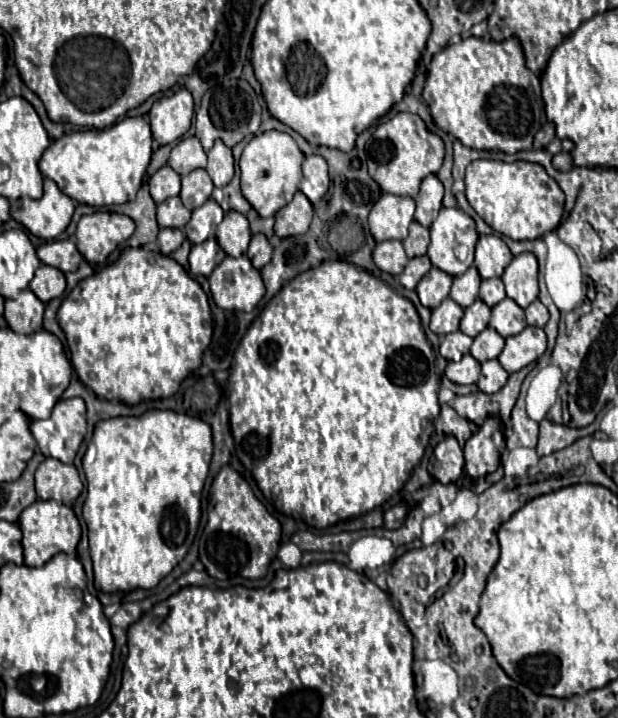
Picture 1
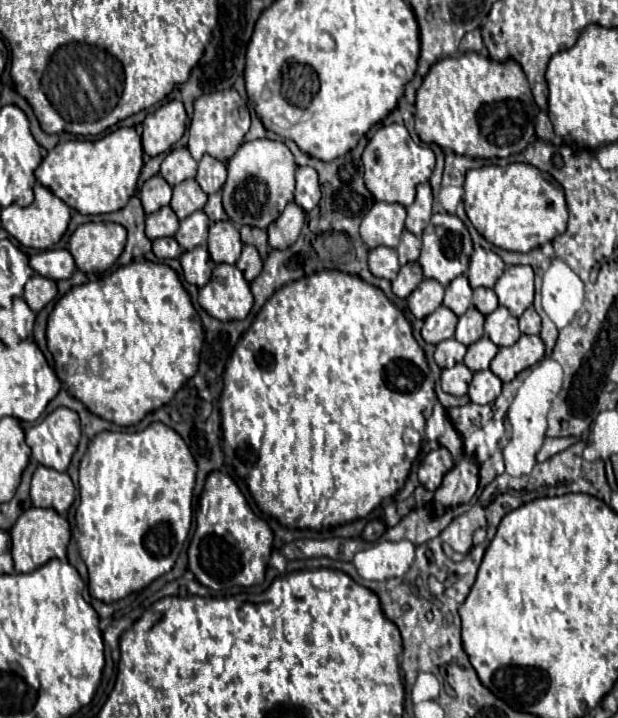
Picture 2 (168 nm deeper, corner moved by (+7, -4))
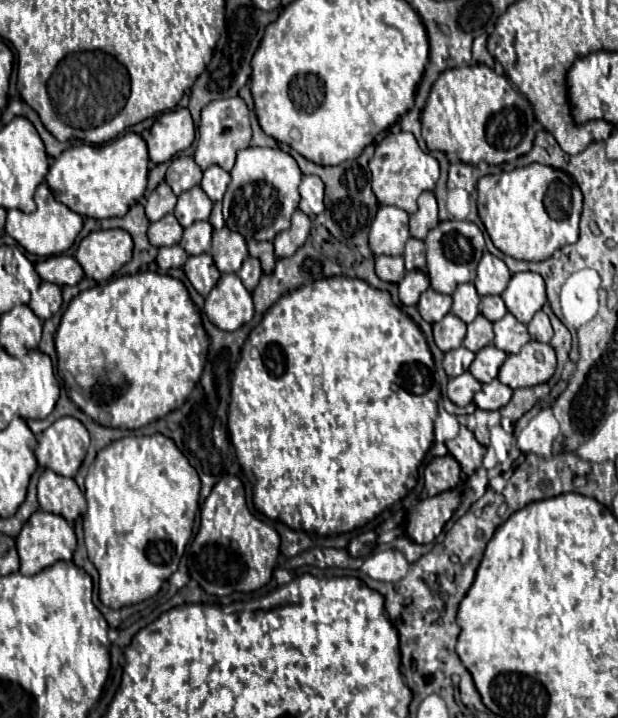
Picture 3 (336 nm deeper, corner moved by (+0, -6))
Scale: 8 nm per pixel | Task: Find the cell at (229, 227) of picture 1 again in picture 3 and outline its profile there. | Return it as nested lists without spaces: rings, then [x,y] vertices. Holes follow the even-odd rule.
[[[227,227],[213,231],[211,257],[221,273],[237,273],[241,269],[241,263],[247,259],[245,239]]]

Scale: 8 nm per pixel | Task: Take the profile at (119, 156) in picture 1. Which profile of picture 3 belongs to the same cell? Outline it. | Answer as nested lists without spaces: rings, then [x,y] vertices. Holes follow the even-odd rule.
[[[125,133],[105,145],[69,147],[49,167],[47,185],[61,203],[83,217],[123,217],[131,205],[143,199],[149,171],[147,165],[149,159],[145,141],[137,133]]]

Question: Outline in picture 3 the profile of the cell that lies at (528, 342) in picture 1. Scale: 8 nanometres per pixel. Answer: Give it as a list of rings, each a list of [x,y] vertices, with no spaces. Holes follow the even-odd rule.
[[[529,341],[521,353],[507,355],[499,371],[499,381],[511,389],[535,387],[547,383],[553,377],[555,365],[557,359],[551,345]]]

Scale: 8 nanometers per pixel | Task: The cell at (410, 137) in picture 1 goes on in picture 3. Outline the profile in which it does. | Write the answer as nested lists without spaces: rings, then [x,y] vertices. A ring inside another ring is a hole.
[[[391,133],[377,147],[375,155],[369,161],[371,169],[371,188],[381,205],[395,205],[409,215],[417,211],[417,197],[423,191],[433,191],[439,179],[439,163],[429,153],[423,153],[417,145],[413,133]]]

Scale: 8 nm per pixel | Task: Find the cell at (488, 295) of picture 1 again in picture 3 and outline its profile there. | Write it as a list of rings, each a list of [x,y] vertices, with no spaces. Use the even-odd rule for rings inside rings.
[[[487,295],[487,297],[481,297],[479,313],[493,323],[493,321],[499,321],[507,313],[507,307],[499,295]]]

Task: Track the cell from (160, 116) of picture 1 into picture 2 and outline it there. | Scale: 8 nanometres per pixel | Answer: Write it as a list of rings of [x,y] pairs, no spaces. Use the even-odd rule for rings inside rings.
[[[172,99],[160,105],[156,111],[148,113],[142,121],[142,147],[148,155],[160,155],[168,151],[186,129],[186,109],[184,103]]]

